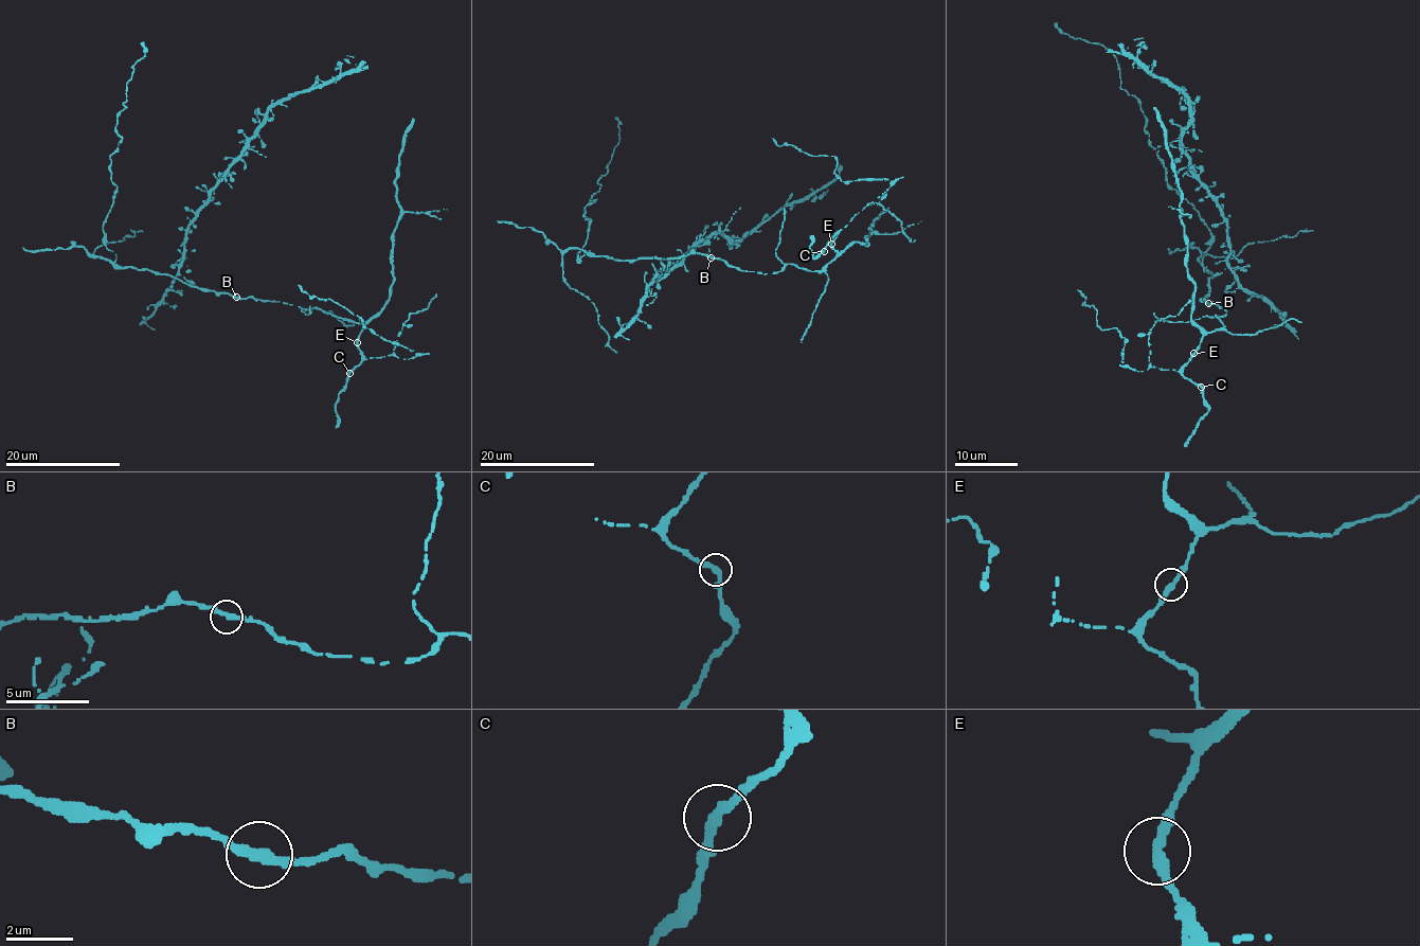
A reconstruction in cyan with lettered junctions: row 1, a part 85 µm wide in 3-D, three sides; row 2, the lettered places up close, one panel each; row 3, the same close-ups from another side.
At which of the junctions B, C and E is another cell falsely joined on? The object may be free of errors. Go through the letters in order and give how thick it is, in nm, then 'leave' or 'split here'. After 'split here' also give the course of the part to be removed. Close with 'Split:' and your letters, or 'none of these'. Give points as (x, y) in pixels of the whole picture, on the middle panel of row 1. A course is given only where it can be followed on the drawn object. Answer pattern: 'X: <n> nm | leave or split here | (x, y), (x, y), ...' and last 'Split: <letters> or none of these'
B: 320 nm | leave
C: 320 nm | leave
E: 300 nm | leave
Split: none of these

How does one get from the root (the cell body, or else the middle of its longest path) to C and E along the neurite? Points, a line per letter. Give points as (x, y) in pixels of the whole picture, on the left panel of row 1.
C: (233, 297), (321, 308), (361, 322), (363, 325), (357, 342), (361, 361), (349, 373)
E: (233, 297), (321, 308), (361, 322), (363, 325), (357, 342)

